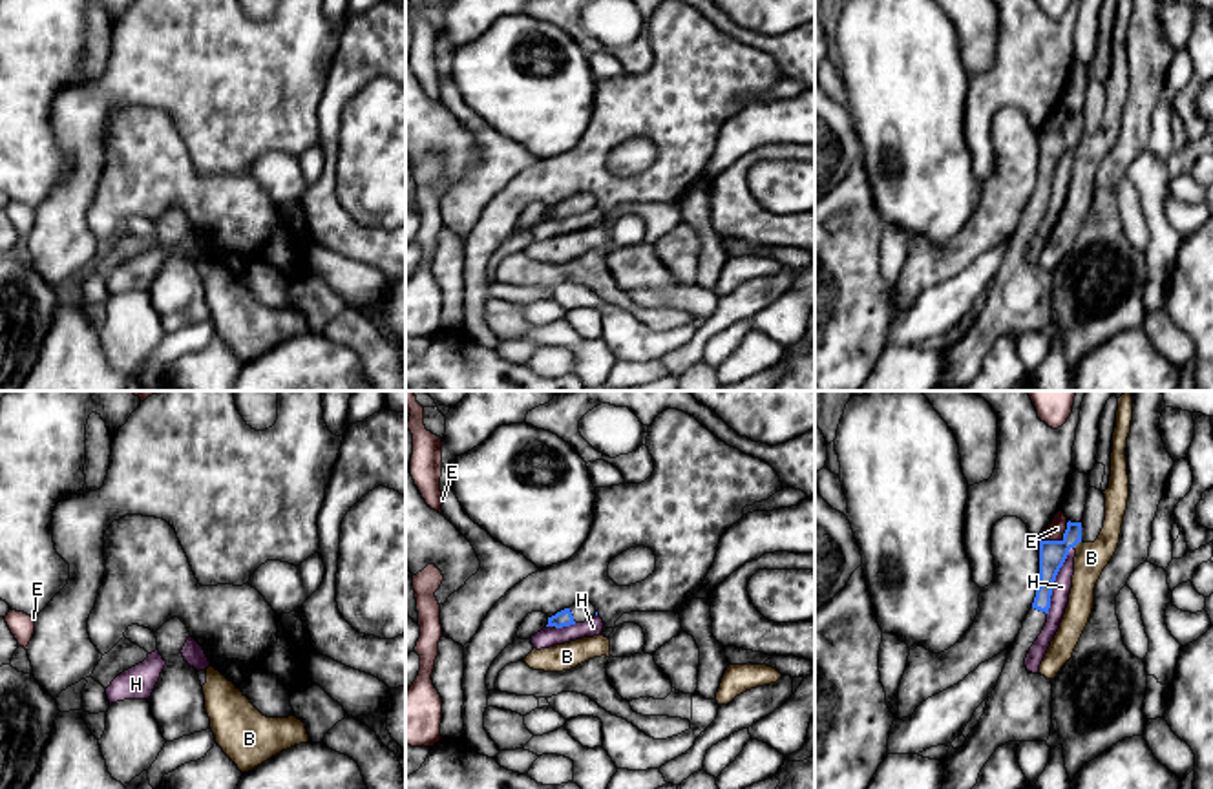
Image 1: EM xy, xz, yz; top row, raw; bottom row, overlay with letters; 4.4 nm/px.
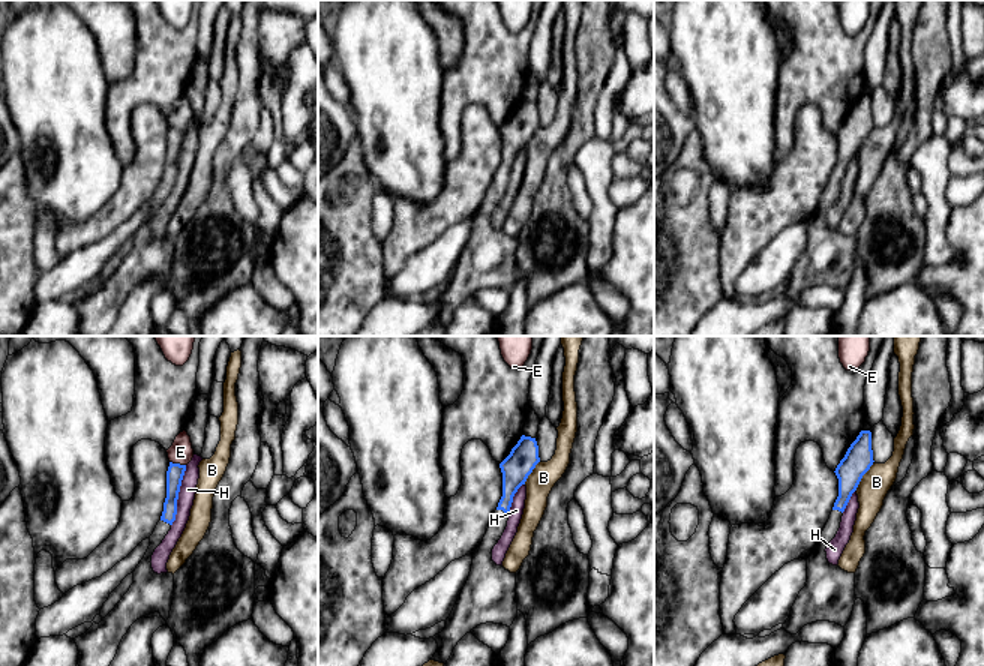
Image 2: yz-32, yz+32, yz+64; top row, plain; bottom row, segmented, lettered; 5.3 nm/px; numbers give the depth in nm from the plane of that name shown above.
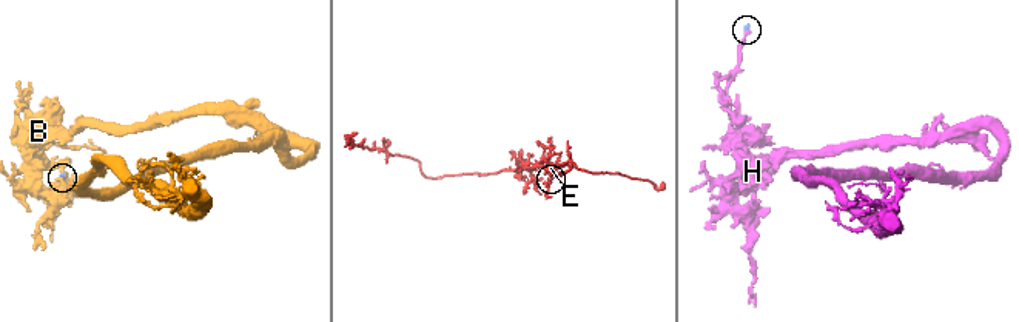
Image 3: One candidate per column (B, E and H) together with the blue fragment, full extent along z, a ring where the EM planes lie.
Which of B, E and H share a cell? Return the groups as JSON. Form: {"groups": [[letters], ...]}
{"groups": [["B"], ["E"], ["H"]]}

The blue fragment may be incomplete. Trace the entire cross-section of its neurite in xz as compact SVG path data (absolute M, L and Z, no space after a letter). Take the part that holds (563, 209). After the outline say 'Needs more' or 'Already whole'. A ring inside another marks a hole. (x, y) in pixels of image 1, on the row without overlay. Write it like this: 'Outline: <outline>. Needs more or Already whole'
Outline: M579 192L572 195L570 199L564 199L557 203L555 206L548 208L546 217L563 219L563 217L570 217L575 214L585 214L592 210L594 206L596 206L596 197L588 192Z. Needs more

